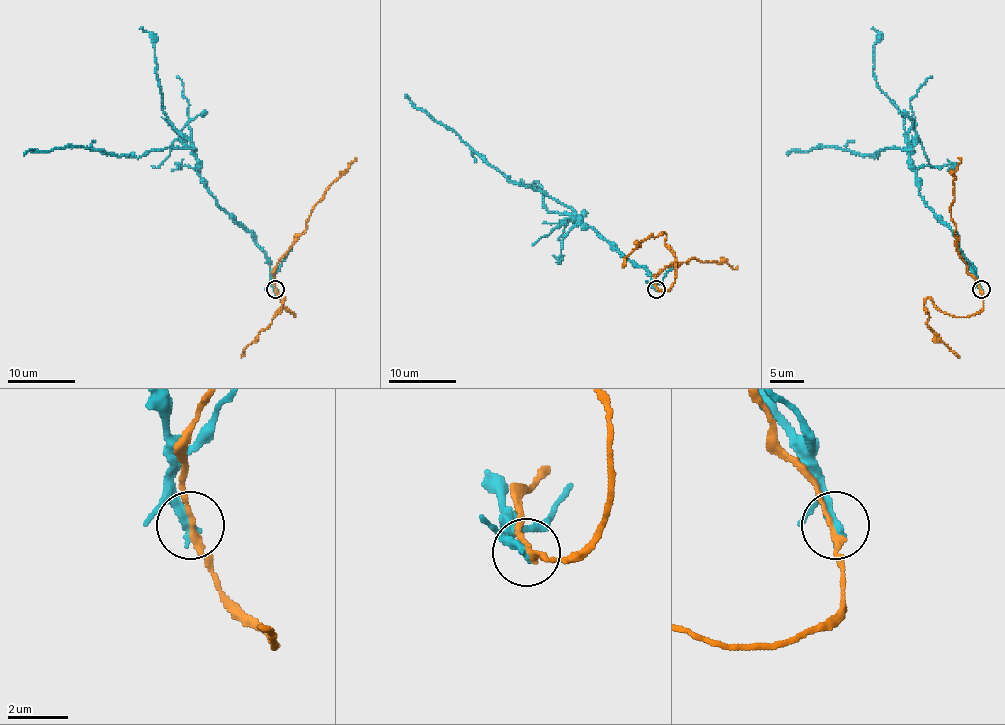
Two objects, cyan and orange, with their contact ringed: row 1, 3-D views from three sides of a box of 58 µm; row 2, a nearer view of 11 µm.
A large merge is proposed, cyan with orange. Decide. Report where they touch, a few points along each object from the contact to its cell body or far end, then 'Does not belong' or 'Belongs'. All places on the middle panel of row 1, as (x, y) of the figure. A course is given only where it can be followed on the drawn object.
Place: (656, 289). Course of cyan: (656, 289), (642, 267), (581, 223), (573, 211), (535, 189), (510, 182), (405, 94). Course of orange: (656, 287), (666, 291), (674, 281), (674, 260), (664, 245), (663, 232), (657, 237), (651, 235), (622, 267). Does not belong

